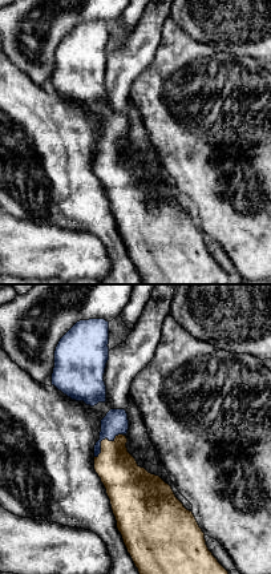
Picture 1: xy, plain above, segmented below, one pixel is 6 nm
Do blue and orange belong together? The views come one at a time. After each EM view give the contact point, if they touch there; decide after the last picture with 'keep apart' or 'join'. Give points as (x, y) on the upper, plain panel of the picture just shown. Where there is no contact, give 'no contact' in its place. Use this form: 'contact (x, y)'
contact (104, 141)

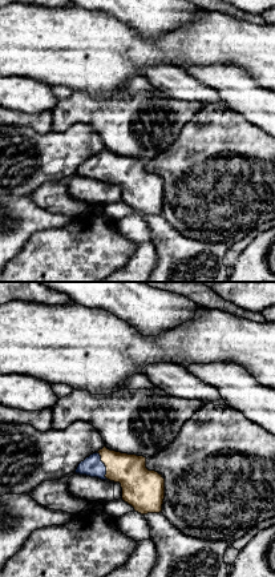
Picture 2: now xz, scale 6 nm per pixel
contact (104, 168)

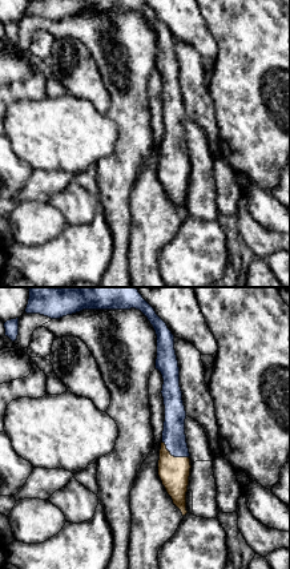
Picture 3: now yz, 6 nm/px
contact (173, 157)

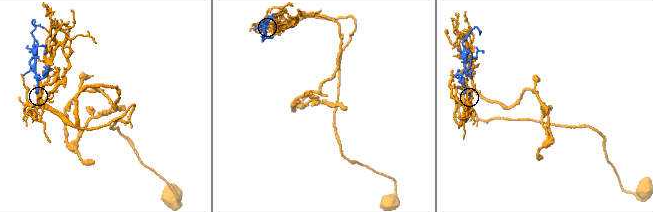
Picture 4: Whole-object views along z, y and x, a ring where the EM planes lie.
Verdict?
join

